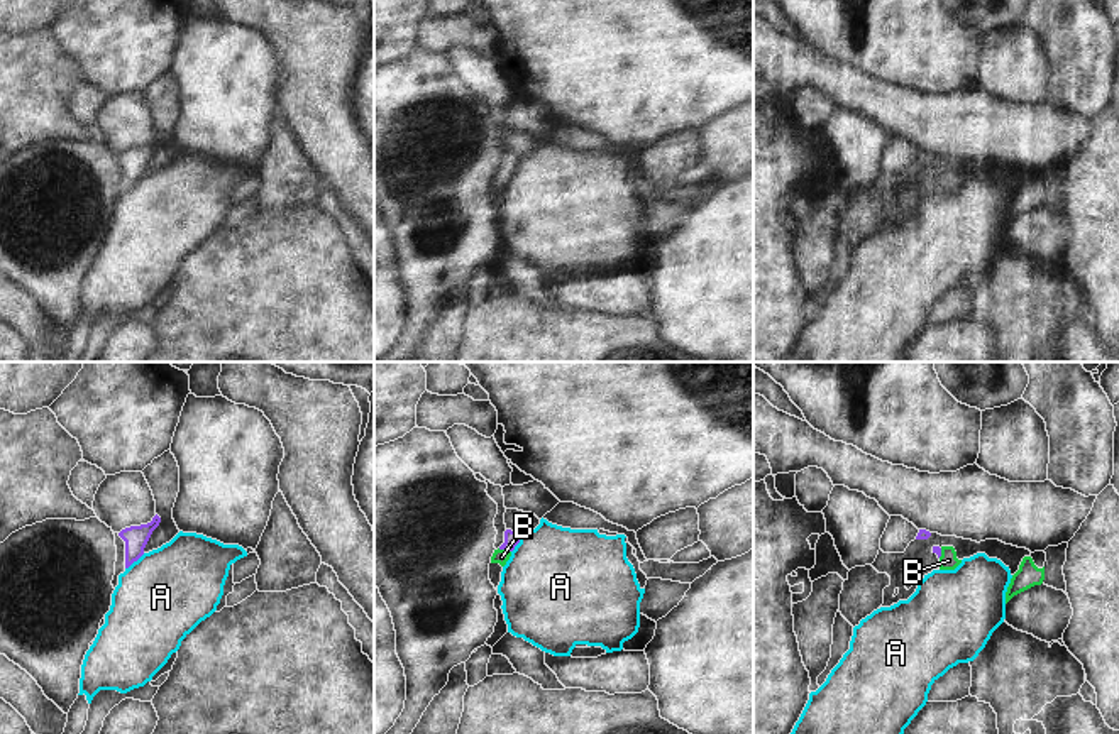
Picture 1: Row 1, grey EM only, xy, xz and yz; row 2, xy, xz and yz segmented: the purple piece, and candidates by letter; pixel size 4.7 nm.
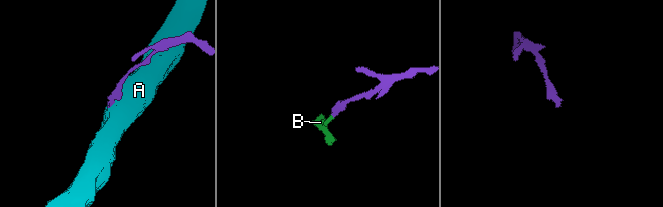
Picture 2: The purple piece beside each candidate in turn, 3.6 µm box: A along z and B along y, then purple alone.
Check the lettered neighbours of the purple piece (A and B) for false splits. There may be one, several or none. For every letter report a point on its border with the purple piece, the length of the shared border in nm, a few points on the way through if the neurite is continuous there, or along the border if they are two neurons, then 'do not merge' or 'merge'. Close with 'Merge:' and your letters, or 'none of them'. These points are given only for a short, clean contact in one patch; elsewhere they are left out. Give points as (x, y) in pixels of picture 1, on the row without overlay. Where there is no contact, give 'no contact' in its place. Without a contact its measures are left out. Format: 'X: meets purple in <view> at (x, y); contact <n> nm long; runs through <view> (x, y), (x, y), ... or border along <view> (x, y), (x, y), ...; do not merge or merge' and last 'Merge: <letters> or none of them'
A: meets purple in xy at (134, 181); contact 120 nm long; border along xy (144, 175), (126, 190); do not merge
B: meets purple in xz at (505, 169); contact 70 nm long; runs through xz (512, 159), (505, 169), (501, 178); merge
Merge: B

